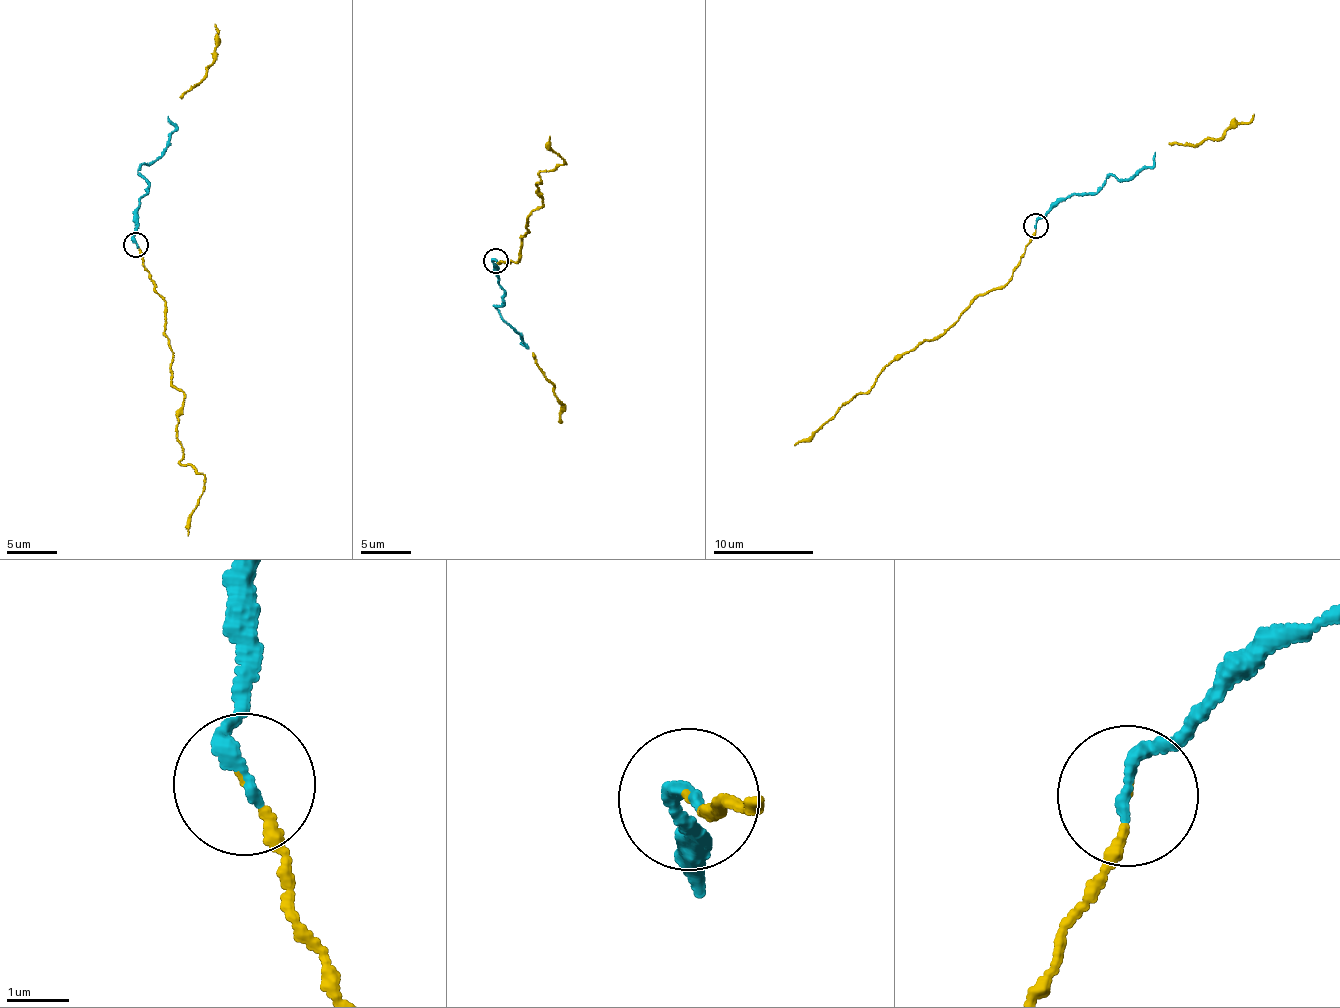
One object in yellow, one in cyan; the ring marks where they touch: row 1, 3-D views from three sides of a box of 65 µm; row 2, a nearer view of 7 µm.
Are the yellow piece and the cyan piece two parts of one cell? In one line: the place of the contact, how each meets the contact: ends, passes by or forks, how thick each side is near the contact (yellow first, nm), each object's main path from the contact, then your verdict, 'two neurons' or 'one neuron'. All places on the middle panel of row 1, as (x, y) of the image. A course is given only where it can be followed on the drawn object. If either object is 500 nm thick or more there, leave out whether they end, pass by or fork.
at (495, 261); yellow ends there; cyan ends there; 120 nm thick on the yellow side, 220 nm on the other; yellow runs (496, 261), (520, 259), (525, 224), (542, 204), (536, 185), (539, 172), (565, 163), (552, 150), (549, 137); cyan runs (496, 261), (492, 262), (504, 290), (504, 302), (496, 307), (504, 322), (526, 344), (521, 341); one neuron

